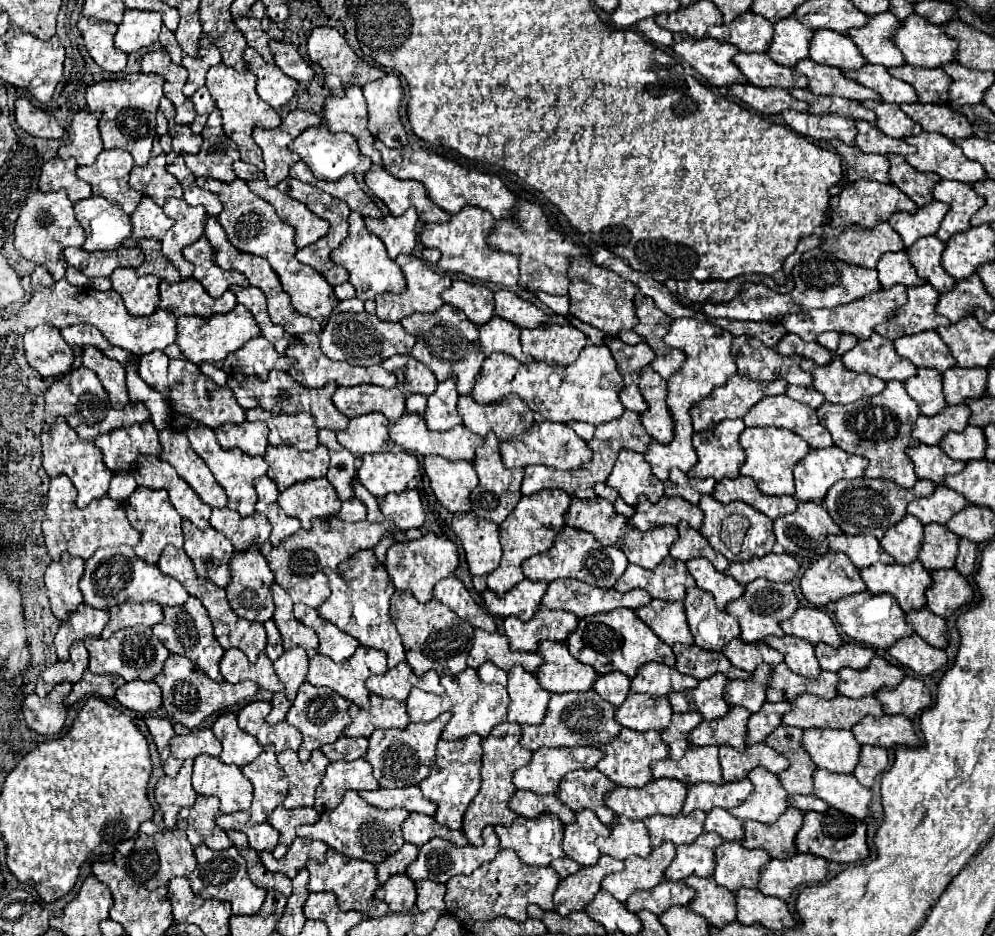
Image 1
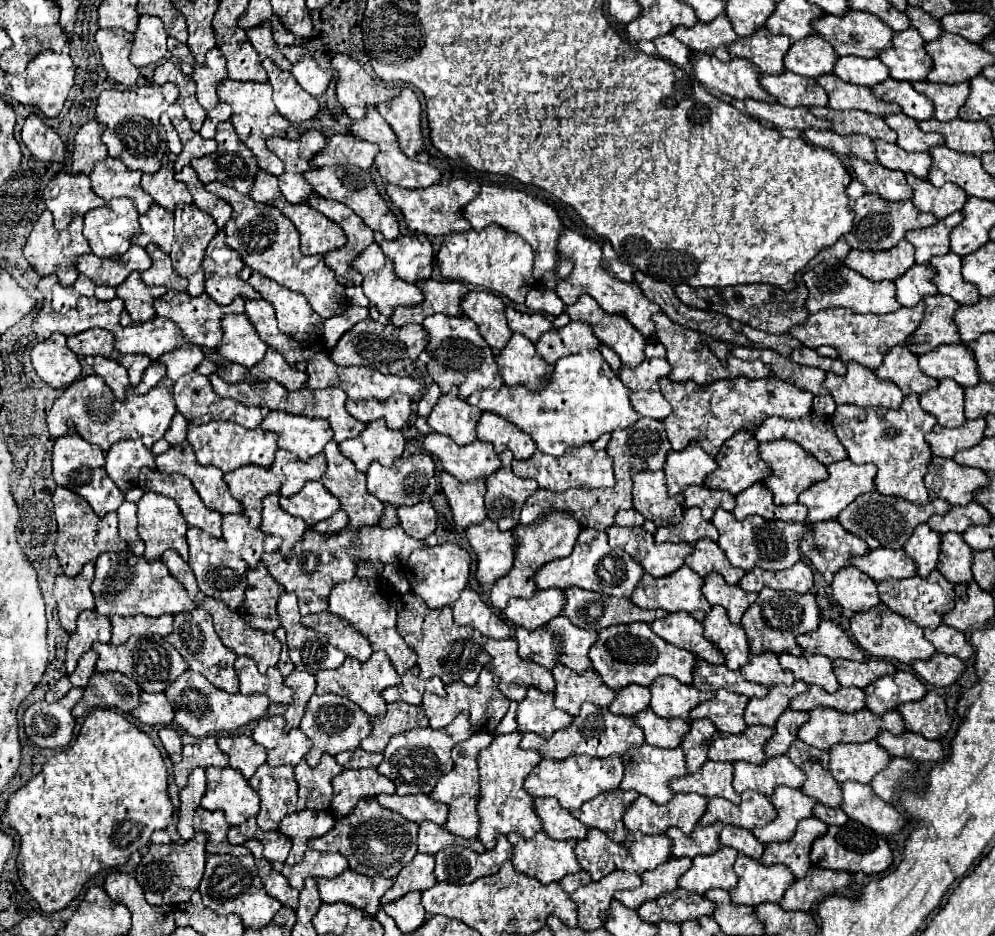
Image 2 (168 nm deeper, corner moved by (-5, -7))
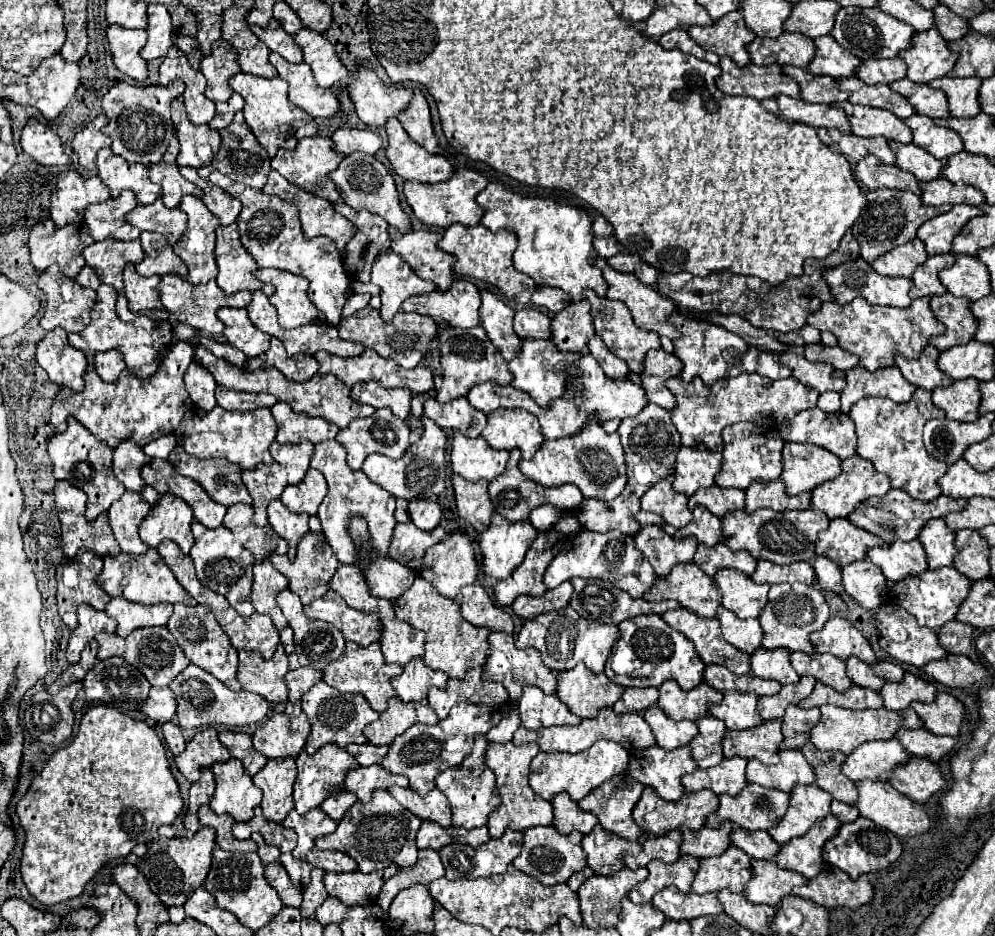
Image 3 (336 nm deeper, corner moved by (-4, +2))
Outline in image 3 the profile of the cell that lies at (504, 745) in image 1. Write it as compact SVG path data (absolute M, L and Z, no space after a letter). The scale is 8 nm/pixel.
M493 743L487 747L487 765L497 775L497 793L503 799L503 803L489 815L487 827L489 827L491 837L501 837L507 827L517 829L517 831L525 831L529 827L553 823L553 805L529 787L529 763L537 753L539 753L537 743L519 745L519 747L513 743L505 743L505 745Z

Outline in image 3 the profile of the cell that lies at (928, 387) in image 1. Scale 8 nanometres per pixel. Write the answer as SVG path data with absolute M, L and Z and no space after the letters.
M973 377L955 381L951 387L933 391L933 403L945 411L947 419L955 421L975 421L979 417L979 397L979 381Z

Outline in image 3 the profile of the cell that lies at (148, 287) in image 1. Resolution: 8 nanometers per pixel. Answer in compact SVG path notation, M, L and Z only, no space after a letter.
M129 263L125 267L125 297L129 301L129 309L133 313L163 309L159 297L159 281L161 277L141 277L135 271L135 265Z

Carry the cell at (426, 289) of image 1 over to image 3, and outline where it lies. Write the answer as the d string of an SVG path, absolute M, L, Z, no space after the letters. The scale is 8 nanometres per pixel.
M457 279L453 287L445 293L437 289L433 293L409 297L403 303L403 311L415 311L421 315L429 315L433 319L443 319L451 327L467 329L477 327L481 323L477 313L479 303L481 303L479 289L467 279Z

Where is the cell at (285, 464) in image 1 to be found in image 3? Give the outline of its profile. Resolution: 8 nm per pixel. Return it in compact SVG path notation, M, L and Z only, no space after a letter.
M273 443L271 457L287 469L289 483L295 485L305 477L309 469L309 459L313 457L313 443Z

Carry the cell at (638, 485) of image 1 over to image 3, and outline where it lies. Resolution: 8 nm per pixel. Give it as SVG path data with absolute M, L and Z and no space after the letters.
M673 477L657 481L643 497L641 507L645 511L661 515L669 525L681 529L693 521L693 513L687 507L687 497L673 491Z

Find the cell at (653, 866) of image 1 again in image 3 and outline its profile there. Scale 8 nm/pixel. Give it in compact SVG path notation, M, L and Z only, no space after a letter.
M683 855L673 865L655 859L653 863L647 865L647 869L649 869L649 877L643 883L635 885L633 891L629 893L629 899L633 903L651 903L655 893L671 885L683 893L691 893L691 883L699 869L699 859L693 859L691 855Z

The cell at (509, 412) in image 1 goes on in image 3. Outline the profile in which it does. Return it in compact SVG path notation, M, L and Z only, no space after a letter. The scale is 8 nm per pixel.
M497 409L487 417L487 427L483 429L481 435L493 449L507 449L507 451L519 449L523 453L523 459L531 459L545 441L545 437L541 435L539 421L531 413L521 409Z

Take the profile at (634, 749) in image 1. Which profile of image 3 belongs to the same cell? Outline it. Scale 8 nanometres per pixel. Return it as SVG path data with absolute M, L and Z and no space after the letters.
M655 745L633 753L629 761L629 773L639 783L655 787L655 791L667 801L677 801L685 795L681 777L697 769L699 767L691 757L689 745L673 751L665 751Z

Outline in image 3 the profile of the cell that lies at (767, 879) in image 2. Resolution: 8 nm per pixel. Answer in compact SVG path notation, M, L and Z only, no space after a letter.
M753 859L753 877L747 883L743 895L751 903L765 903L775 907L785 895L791 895L793 887L805 885L807 881L809 879L799 873L779 869L775 861Z

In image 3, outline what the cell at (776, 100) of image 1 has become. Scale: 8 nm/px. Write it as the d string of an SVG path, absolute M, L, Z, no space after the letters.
M777 97L779 111L787 121L797 121L805 123L809 127L825 127L825 129L837 129L841 133L851 133L849 119L843 109L831 107L831 105L813 105L805 103L803 99L793 99L793 97Z

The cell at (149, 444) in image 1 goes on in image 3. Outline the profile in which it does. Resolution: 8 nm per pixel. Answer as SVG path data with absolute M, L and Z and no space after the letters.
M127 439L113 451L113 473L127 491L141 493L145 487L145 481L141 477L141 467L149 461L151 457L147 457L141 447L137 447Z

